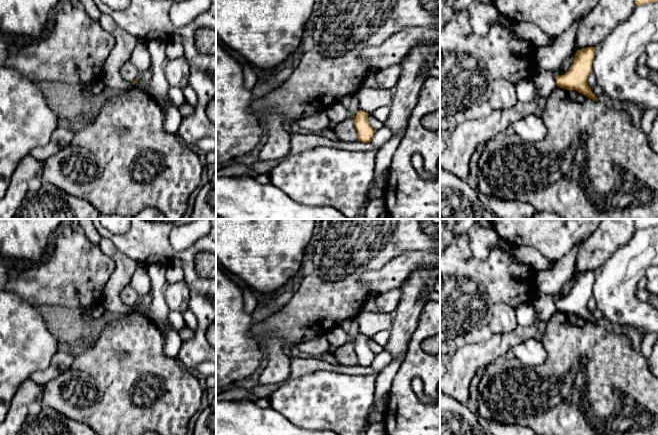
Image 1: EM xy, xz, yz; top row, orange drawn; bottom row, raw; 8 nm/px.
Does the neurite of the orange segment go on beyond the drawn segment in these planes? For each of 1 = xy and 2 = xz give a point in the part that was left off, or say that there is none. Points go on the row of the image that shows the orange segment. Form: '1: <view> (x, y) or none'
1: none
2: none

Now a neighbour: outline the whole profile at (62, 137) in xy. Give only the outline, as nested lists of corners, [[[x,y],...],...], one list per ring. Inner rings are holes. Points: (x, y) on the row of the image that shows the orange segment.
[[[58,127],[50,141],[43,147],[35,148],[30,155],[42,162],[69,146],[74,136],[75,132],[71,128]]]

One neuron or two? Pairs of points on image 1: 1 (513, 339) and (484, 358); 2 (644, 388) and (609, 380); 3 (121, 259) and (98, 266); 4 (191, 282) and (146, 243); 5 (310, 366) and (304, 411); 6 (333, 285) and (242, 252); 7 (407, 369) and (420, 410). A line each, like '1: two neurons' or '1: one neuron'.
1: one neuron
2: one neuron
3: two neurons
4: one neuron
5: two neurons
6: two neurons
7: one neuron

